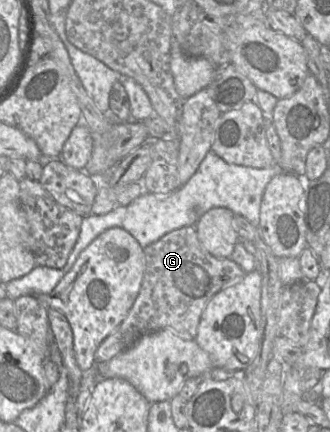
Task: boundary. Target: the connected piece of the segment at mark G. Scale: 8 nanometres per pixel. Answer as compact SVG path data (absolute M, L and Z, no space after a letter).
M195 226L173 230L144 248L145 270L138 296L122 323L99 345L95 362L106 363L134 344L145 334L170 329L184 339L194 339L203 310L210 299L231 283L241 279L246 272L230 257L211 255L200 243Z

